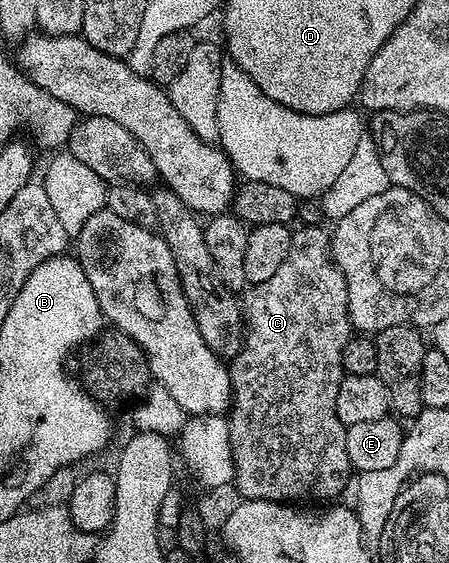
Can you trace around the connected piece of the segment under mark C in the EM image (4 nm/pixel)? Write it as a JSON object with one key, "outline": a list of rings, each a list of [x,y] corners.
{"outline":[[[301,228],[293,232],[291,250],[287,250],[287,258],[279,265],[279,270],[271,274],[267,282],[252,285],[243,296],[243,320],[247,331],[243,336],[243,351],[232,361],[231,375],[233,377],[233,403],[230,407],[229,441],[232,444],[234,487],[238,488],[242,499],[284,502],[309,502],[305,500],[336,499],[353,474],[350,458],[347,455],[347,427],[337,416],[336,404],[339,386],[343,379],[343,350],[354,335],[355,329],[349,321],[349,303],[347,302],[347,282],[333,260],[331,251],[331,236],[321,228]]]}

